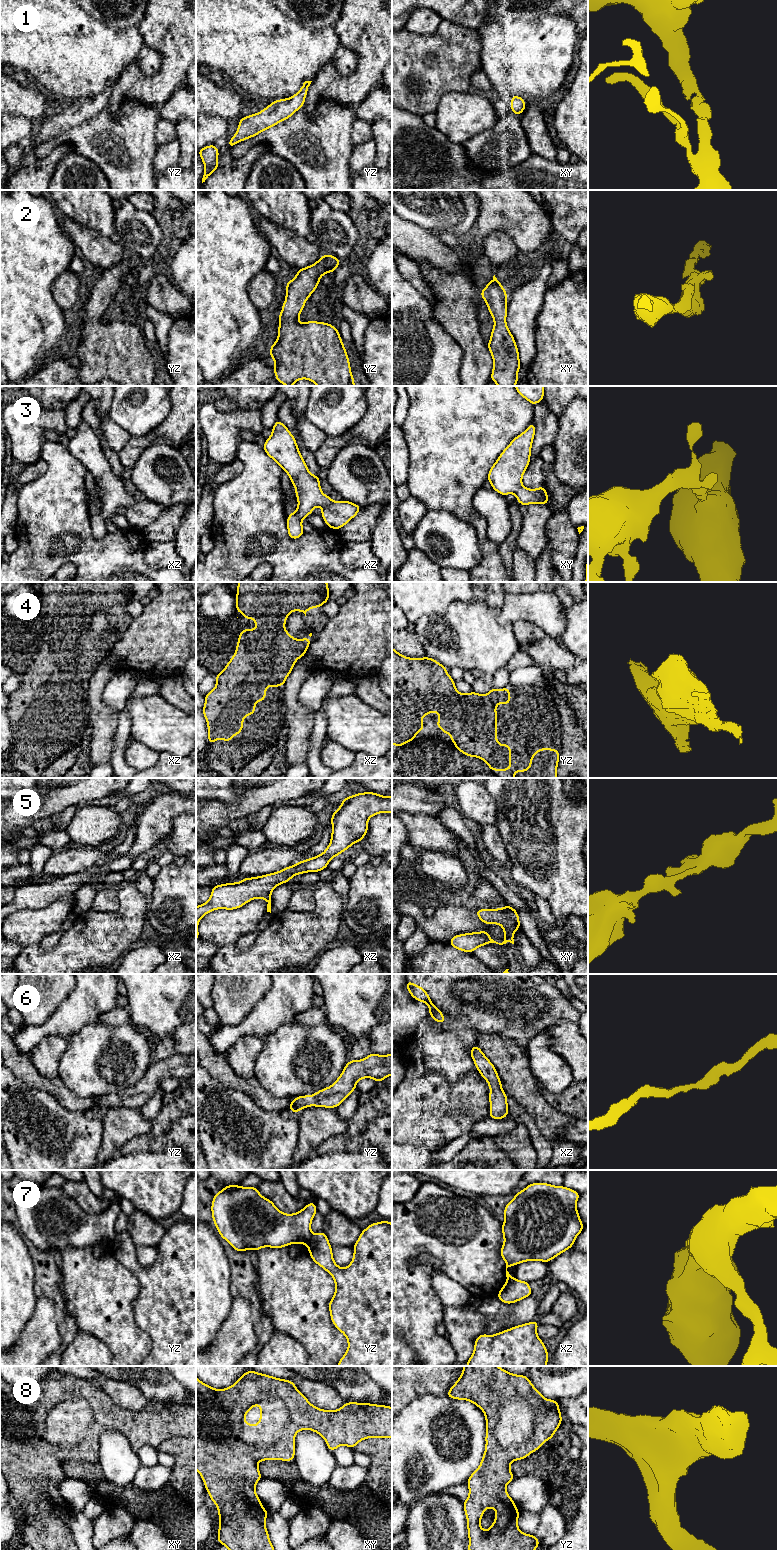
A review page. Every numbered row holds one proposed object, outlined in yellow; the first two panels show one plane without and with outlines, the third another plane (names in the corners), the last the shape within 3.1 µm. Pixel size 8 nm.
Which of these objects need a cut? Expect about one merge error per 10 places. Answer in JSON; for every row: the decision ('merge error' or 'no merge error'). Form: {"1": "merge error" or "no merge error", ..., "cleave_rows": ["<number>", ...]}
{"1": "no merge error", "2": "no merge error", "3": "no merge error", "4": "no merge error", "5": "no merge error", "6": "no merge error", "7": "merge error", "8": "no merge error", "cleave_rows": ["7"]}

